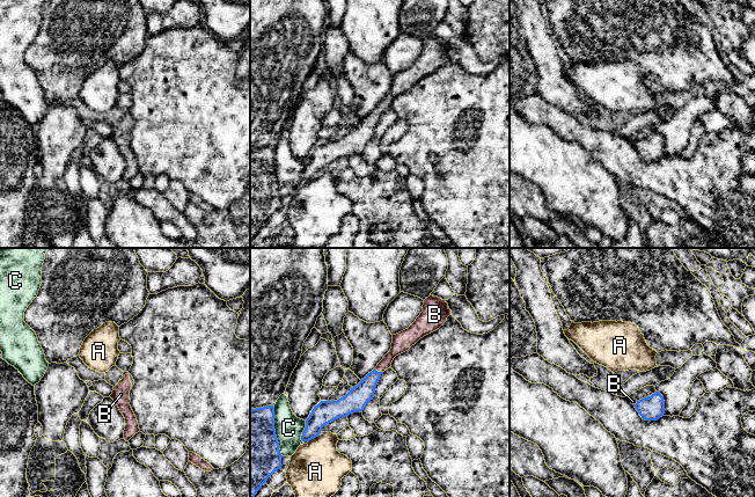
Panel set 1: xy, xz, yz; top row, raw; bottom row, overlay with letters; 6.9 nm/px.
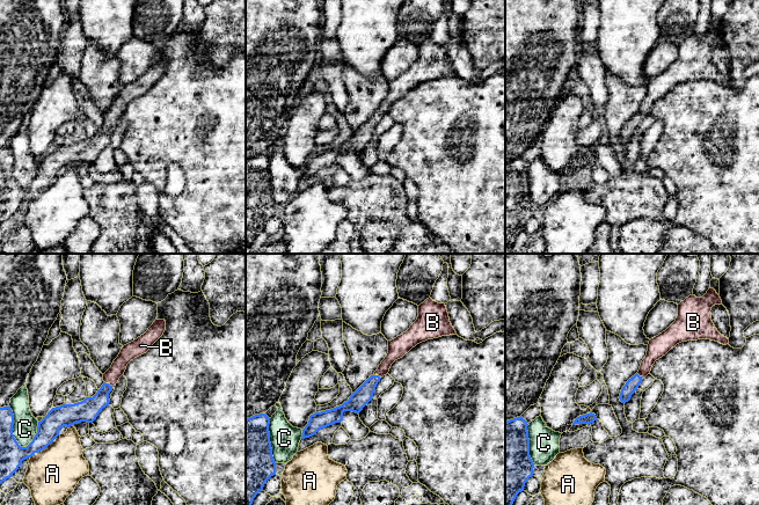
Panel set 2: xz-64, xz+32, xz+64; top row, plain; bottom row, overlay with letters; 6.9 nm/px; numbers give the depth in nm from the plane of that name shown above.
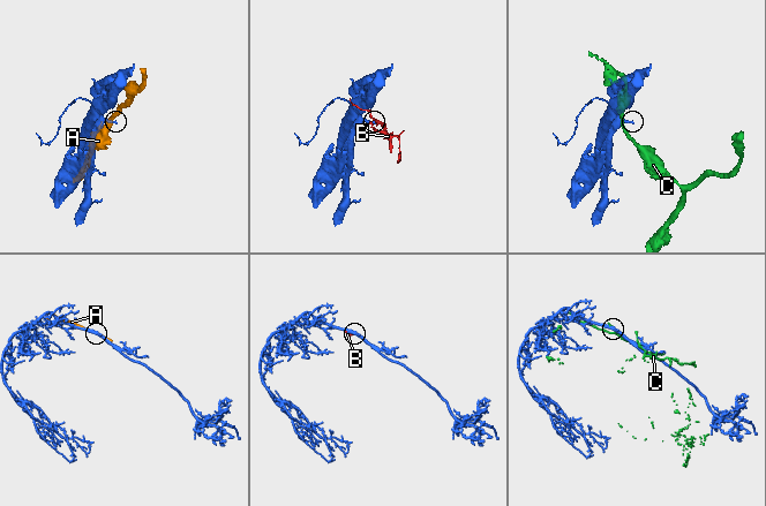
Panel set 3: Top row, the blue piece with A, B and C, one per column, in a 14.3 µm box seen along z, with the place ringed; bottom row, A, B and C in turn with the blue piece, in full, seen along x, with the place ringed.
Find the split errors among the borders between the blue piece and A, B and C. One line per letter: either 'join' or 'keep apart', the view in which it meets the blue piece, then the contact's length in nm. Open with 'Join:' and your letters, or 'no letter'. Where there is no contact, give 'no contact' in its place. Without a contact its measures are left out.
Join: B
A: keep apart; meets blue in xz; contact 120 nm long
B: join; meets blue in xz; contact 70 nm long
C: keep apart; meets blue in xz; contact 360 nm long

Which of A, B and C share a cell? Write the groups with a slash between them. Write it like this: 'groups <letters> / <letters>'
groups A / B / C

